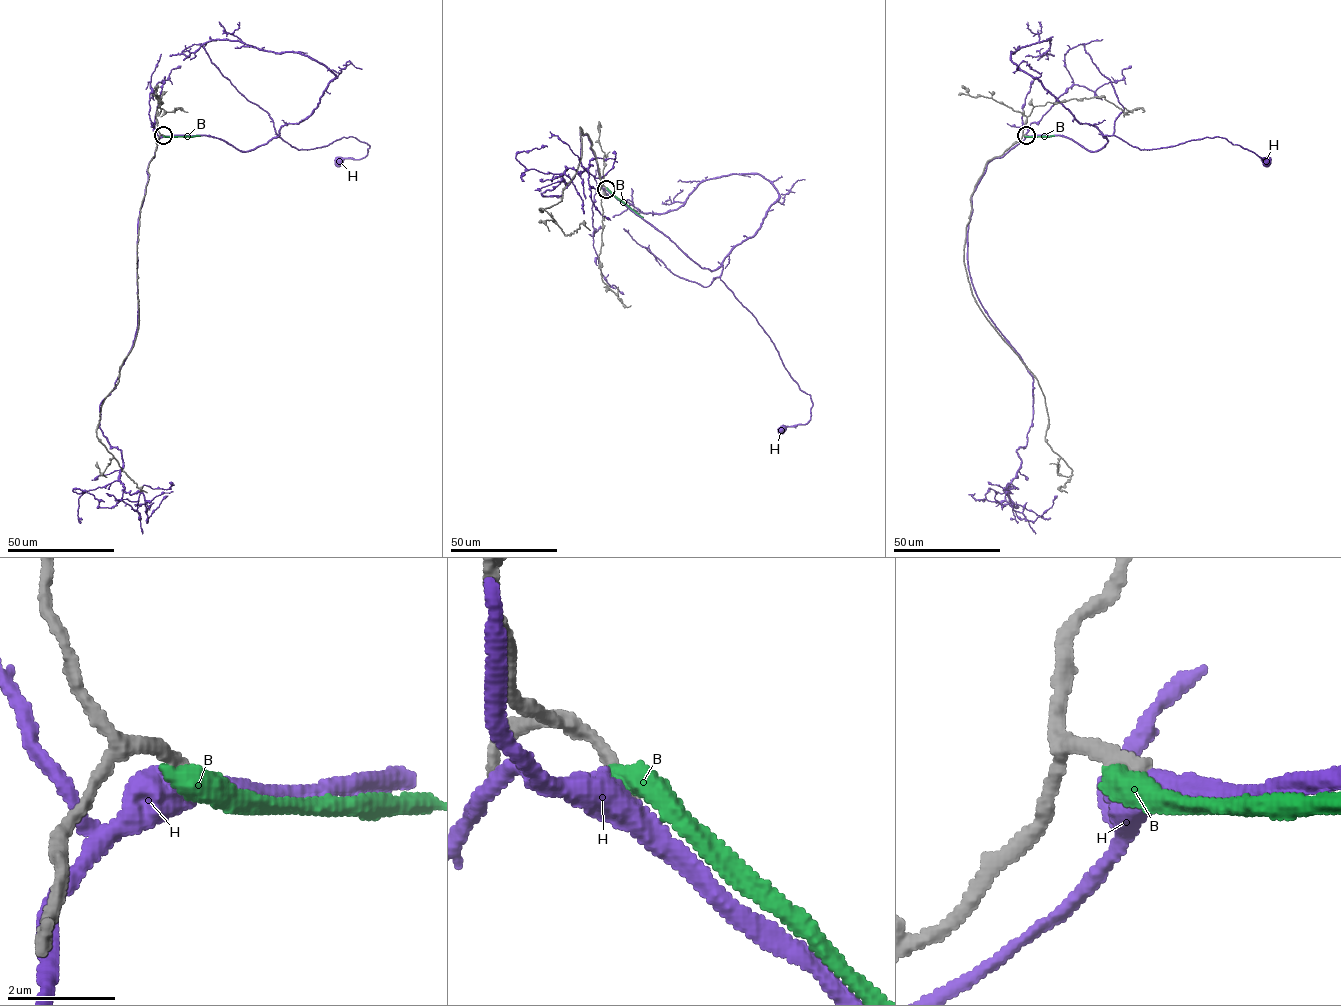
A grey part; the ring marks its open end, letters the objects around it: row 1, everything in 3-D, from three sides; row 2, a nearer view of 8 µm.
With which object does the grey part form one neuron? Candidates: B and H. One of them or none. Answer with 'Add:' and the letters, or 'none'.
Add: none

